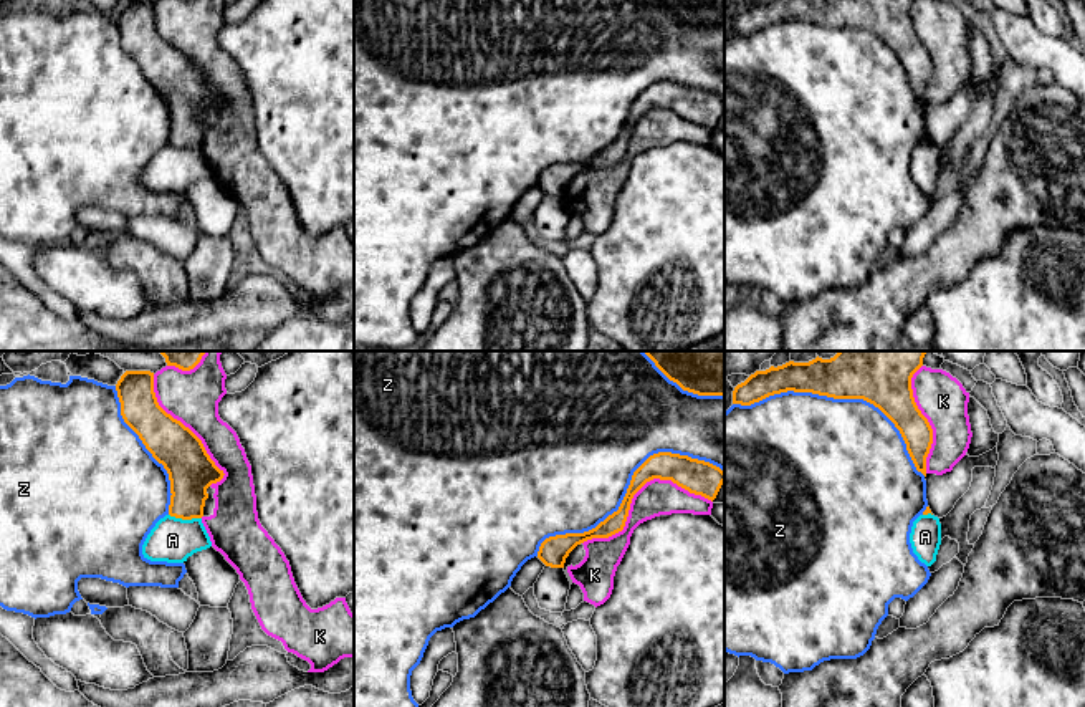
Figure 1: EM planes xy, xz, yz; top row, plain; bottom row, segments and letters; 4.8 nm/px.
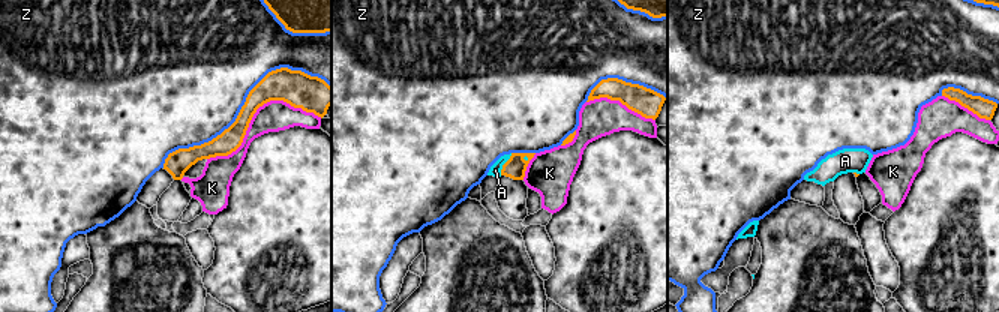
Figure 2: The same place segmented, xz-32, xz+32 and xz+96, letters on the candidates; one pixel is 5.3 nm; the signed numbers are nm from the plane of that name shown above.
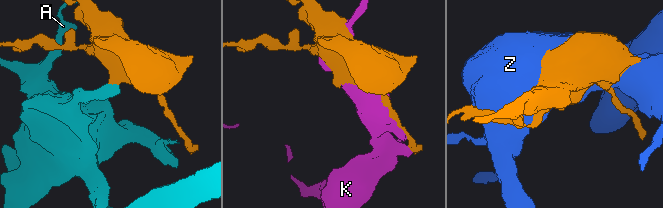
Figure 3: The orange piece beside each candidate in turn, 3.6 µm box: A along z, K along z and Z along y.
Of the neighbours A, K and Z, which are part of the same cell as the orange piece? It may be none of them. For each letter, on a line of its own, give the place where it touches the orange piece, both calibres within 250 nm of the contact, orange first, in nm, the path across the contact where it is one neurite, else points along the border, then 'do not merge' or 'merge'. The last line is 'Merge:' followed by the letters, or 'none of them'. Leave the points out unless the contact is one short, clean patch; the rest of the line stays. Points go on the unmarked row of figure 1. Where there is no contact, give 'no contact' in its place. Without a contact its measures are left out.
A: xy (186, 148) | 220/220 nm | along xy (169, 143), (179, 148), (200, 148) | do not merge
K: xz (635, 121) | 140/180 nm | do not merge
Z: xz (627, 120) | 140/500 nm | do not merge
Merge: none of them

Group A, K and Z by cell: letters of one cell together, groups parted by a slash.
A / K / Z

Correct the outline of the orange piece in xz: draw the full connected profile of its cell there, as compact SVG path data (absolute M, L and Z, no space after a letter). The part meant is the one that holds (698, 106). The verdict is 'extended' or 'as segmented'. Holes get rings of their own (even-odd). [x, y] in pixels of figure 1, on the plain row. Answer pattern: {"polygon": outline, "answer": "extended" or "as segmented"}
{"polygon": "M672 81L653 83L633 101L617 141L589 161L546 167L539 176L538 187L546 195L564 197L566 187L577 174L592 167L609 167L622 161L633 124L653 108L672 109L690 123L701 124L713 131L724 113L724 101L710 91L688 84Z", "answer": "as segmented"}

